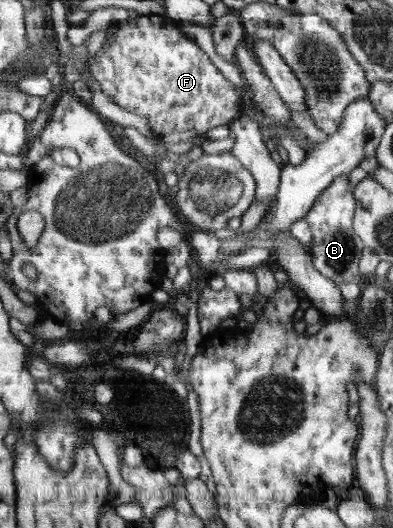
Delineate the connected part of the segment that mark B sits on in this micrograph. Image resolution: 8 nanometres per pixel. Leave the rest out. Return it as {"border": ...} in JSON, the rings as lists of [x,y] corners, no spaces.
{"border":[[[341,175],[331,180],[329,186],[323,188],[321,194],[315,198],[315,202],[309,208],[308,216],[304,219],[309,224],[313,239],[310,247],[312,266],[330,282],[333,282],[336,288],[339,283],[351,282],[361,285],[365,280],[358,268],[360,255],[365,247],[352,228],[357,201],[353,197],[347,177],[348,175]]]}

